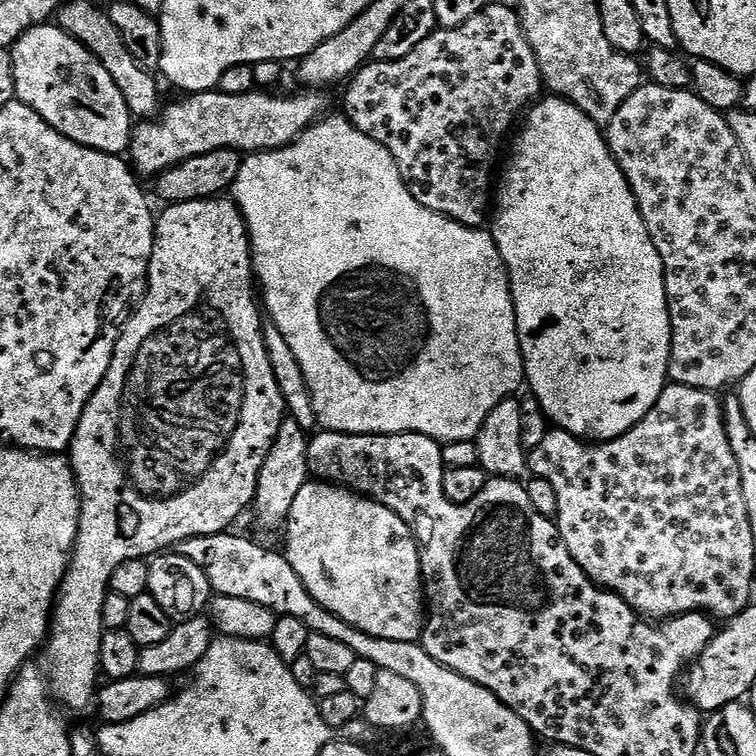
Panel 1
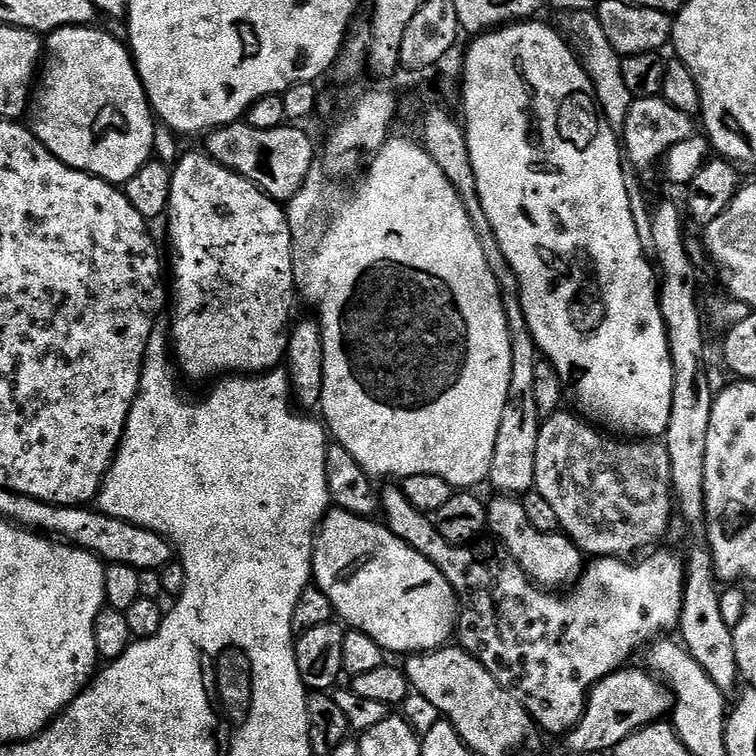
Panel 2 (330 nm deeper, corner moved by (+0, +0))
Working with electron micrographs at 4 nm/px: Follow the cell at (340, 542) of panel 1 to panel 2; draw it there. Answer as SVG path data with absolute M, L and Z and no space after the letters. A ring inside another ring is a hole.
M333 507L329 511L328 515L324 517L324 521L320 523L320 531L316 533L316 544L312 548L312 575L314 577L315 587L321 588L326 594L326 598L330 598L330 602L336 611L336 616L349 629L361 632L362 634L370 634L370 638L374 638L374 642L378 642L378 646L382 646L385 653L404 652L403 654L423 654L445 647L451 641L448 640L451 636L453 639L454 633L458 628L458 601L456 599L456 591L450 586L450 582L442 574L442 570L438 566L434 566L434 562L430 562L430 558L426 558L418 550L414 550L409 544L402 542L402 538L394 535L388 529L387 524L383 522L377 522L375 524L376 522L375 519L367 516L359 516L358 514L350 514L346 510L338 507Z

